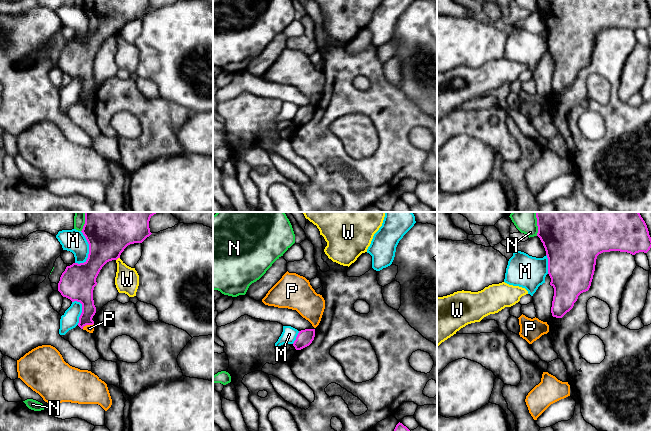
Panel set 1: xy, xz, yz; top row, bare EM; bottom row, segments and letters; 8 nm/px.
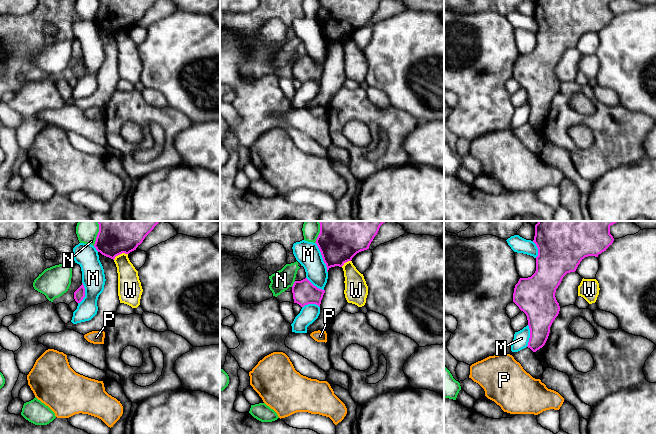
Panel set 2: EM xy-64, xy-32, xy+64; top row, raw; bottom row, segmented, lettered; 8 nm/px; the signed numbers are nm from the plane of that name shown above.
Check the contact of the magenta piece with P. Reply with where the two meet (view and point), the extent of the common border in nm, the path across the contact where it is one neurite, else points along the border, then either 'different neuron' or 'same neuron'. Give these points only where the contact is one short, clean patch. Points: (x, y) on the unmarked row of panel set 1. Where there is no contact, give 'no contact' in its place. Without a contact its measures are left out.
contact xy (87, 100); length 100 nm; border xy (93, 99), (86, 100), (82, 104); different neuron

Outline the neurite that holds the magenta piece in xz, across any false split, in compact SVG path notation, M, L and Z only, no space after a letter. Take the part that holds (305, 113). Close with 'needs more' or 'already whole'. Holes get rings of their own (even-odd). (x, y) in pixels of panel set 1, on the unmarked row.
M305 105L299 107L293 122L296 126L301 126L309 122L315 113L315 105Z | already whole

